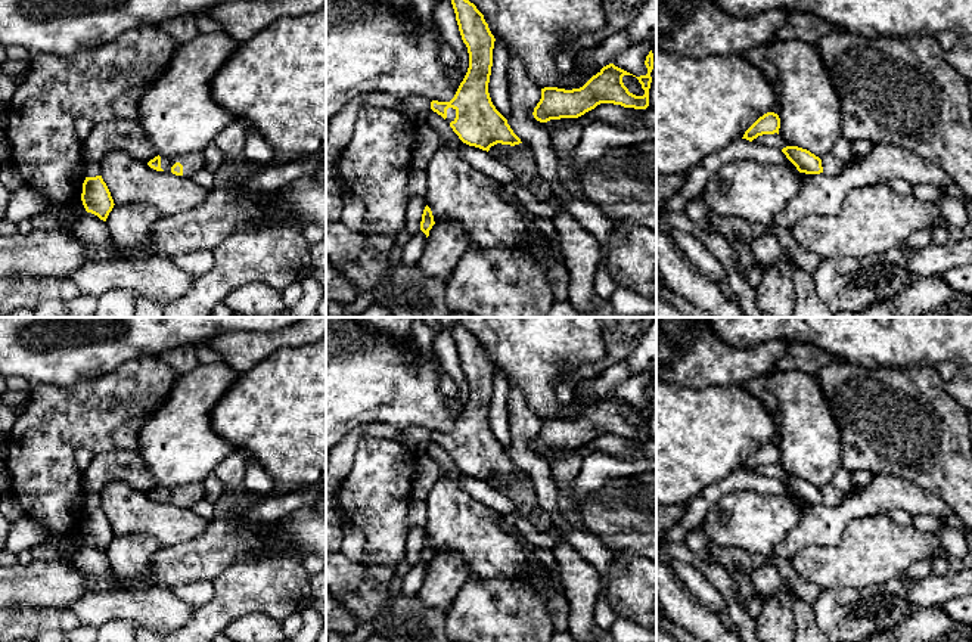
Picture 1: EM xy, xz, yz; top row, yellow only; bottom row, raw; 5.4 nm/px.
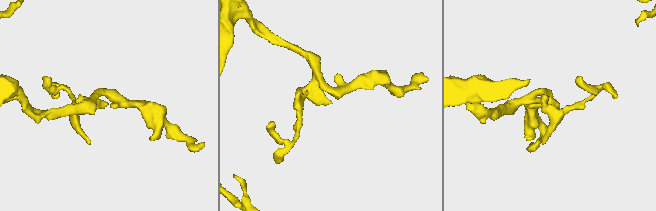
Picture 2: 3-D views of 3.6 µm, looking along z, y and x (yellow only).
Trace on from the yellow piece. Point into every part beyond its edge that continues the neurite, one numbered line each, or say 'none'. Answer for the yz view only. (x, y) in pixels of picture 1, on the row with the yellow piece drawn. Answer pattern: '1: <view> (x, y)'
1: yz (832, 166)

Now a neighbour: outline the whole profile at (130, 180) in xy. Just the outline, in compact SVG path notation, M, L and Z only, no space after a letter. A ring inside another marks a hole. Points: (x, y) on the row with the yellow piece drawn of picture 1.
M108 151L100 161L100 176L106 183L115 205L143 202L153 205L161 215L181 214L196 208L209 193L190 177L156 171L147 162L124 151Z

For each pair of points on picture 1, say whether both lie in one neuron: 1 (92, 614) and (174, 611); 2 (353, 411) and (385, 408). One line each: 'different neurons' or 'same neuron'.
1: same neuron
2: same neuron

